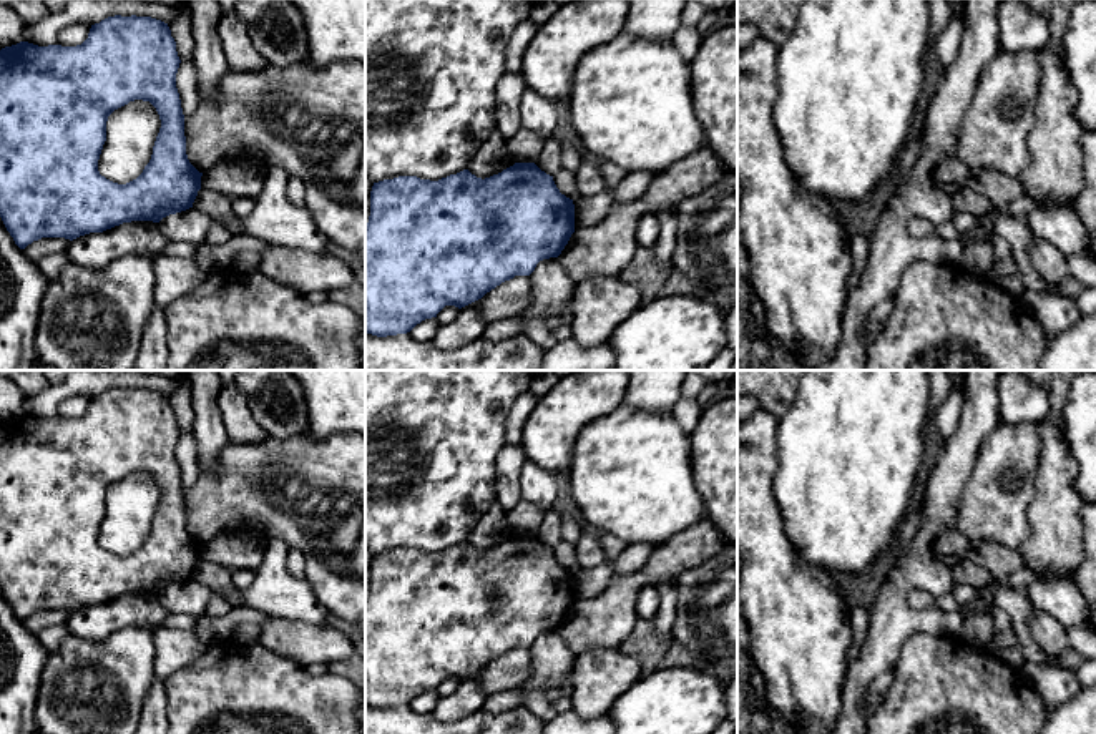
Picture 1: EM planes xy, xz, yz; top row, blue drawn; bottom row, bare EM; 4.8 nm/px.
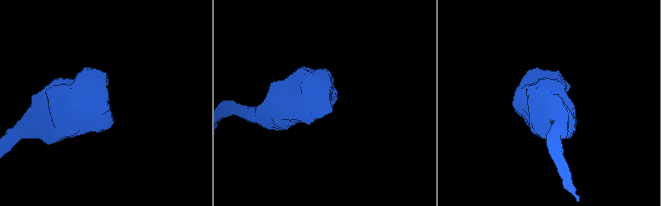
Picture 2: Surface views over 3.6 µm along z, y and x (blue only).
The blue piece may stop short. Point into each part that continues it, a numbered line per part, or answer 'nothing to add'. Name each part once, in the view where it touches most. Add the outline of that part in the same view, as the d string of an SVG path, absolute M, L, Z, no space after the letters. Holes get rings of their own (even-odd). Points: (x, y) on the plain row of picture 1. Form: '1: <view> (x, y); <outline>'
nothing to add

